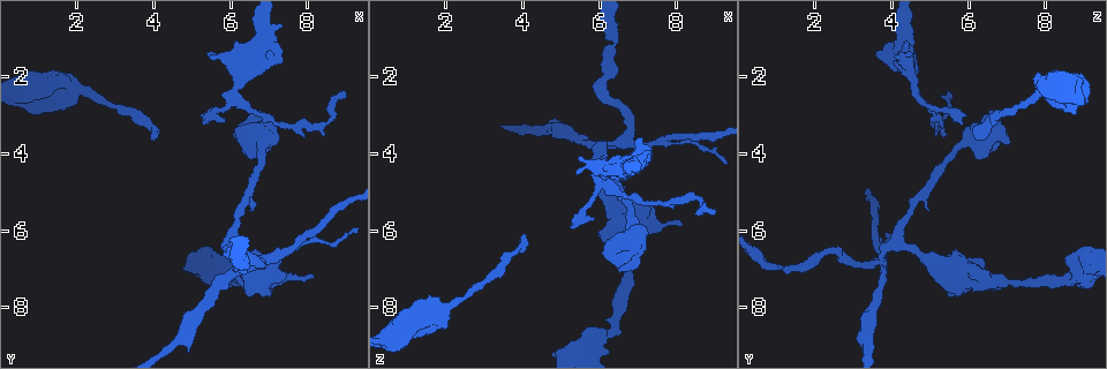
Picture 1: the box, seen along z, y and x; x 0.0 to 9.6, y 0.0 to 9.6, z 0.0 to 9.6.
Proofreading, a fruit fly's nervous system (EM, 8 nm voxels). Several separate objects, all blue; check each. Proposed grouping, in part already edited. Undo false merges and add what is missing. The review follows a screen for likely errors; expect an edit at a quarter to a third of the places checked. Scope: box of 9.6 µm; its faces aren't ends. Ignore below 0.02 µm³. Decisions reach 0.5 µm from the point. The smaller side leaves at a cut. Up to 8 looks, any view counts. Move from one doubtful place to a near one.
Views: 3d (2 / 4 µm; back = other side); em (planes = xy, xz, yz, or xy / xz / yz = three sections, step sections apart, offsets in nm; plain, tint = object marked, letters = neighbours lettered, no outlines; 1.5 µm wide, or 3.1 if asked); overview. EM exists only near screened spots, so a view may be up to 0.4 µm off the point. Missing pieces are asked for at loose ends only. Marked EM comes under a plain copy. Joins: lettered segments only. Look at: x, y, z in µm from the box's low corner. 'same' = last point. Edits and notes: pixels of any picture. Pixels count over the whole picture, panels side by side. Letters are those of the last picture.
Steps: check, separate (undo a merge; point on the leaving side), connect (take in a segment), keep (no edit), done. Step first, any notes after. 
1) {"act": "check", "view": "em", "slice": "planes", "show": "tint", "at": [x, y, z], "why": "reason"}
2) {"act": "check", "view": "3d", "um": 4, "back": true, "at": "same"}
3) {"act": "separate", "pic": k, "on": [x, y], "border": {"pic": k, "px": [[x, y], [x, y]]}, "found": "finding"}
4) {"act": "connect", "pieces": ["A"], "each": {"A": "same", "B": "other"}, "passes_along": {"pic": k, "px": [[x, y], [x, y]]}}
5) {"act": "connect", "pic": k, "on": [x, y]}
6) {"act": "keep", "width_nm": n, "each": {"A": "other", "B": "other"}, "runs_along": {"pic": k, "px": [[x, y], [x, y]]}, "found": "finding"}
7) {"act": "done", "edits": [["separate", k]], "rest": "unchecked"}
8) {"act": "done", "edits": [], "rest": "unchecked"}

{"act": "check", "view": "em", "slice": "xy", "step": 8, "show": "tint", "at": [2.25, 2.40, 7.85], "why": "thick turns thin"}

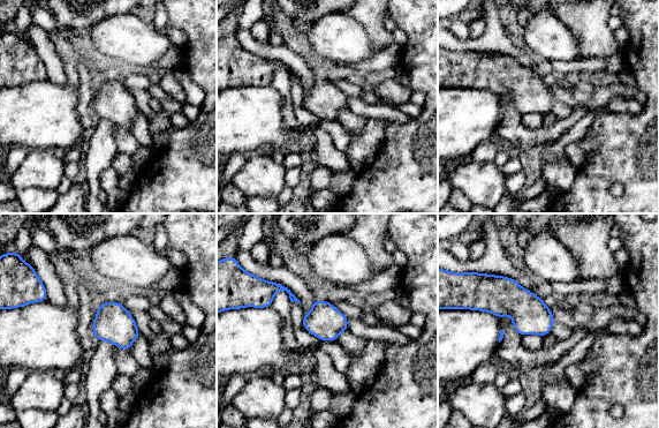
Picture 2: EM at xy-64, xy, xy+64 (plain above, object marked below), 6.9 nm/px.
{"act": "check", "view": "em", "slice": "planes", "show": "tint", "at": "same", "why": "another direction"}

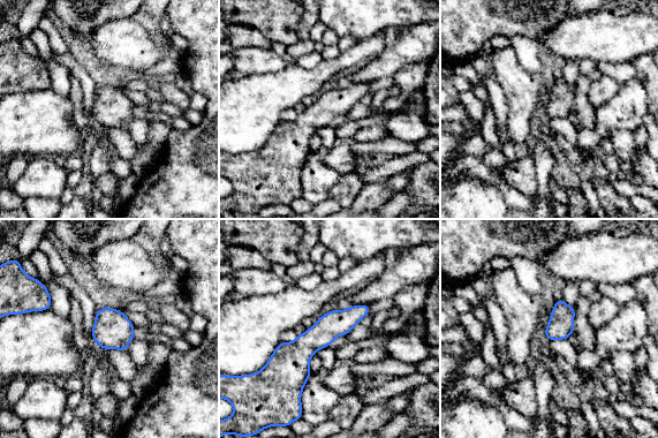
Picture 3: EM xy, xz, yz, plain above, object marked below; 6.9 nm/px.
{"act": "check", "view": "em", "slice": "planes", "show": "letters", "at": "same"}

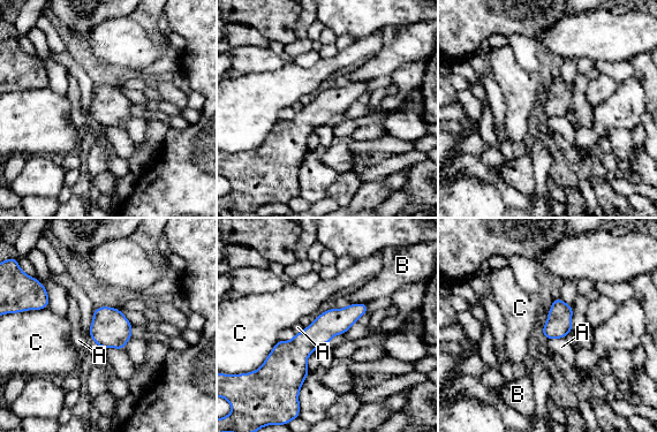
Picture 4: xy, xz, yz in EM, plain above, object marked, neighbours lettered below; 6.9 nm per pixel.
{"act": "keep", "each": {"A": "other", "B": "other", "C": "other"}, "border": {"pic": 4, "px": [[279, 340], [259, 368]]}, "found": "all the same neuron"}

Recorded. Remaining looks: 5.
{"act": "check", "view": "em", "slice": "yz", "step": 8, "show": "tint", "at": [6.75, 3.00, 5.10]}

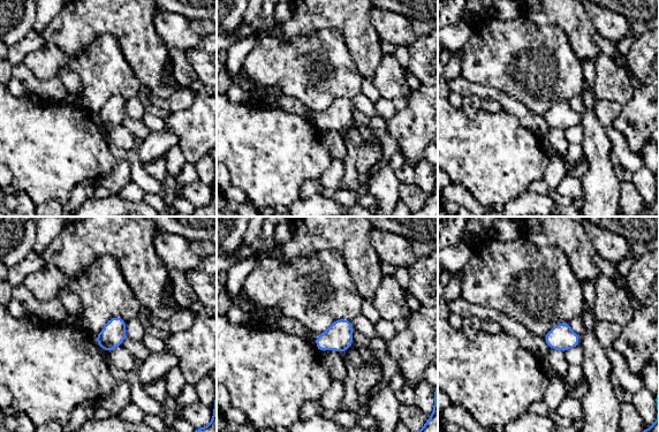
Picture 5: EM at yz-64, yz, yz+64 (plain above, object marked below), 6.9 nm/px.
{"act": "check", "view": "em", "slice": "planes", "show": "tint", "at": "same", "why": "another direction"}

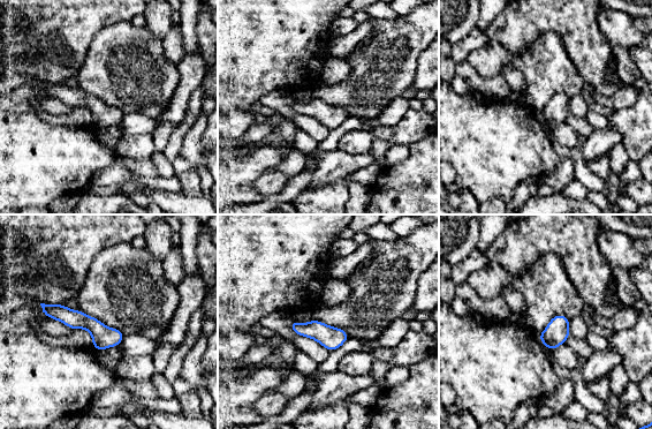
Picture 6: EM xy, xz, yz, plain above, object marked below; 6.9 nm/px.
{"act": "check", "view": "em", "slice": "planes", "show": "letters", "at": "same", "why": "see the neighbours"}

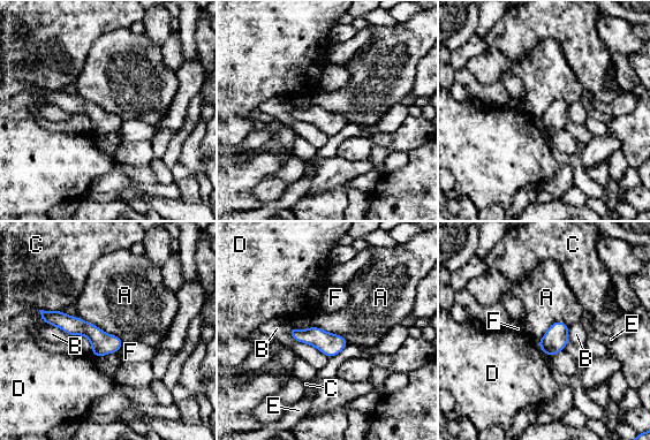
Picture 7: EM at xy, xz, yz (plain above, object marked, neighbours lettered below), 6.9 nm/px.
{"act": "keep", "each": {"A": "other", "B": "other", "C": "other", "D": "other", "E": "other", "F": "other"}, "found": "continuous, no second neuron"}

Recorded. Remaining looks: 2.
{"act": "done", "edits": [], "rest": "unchecked"}

